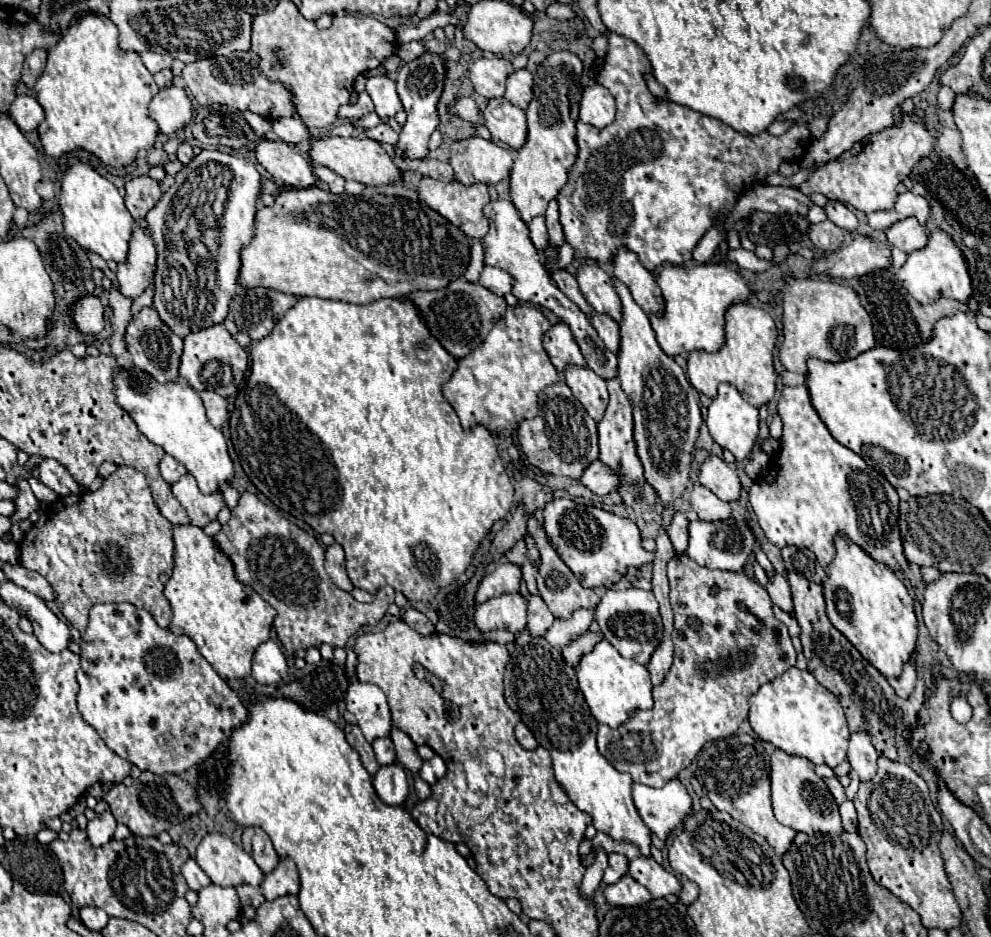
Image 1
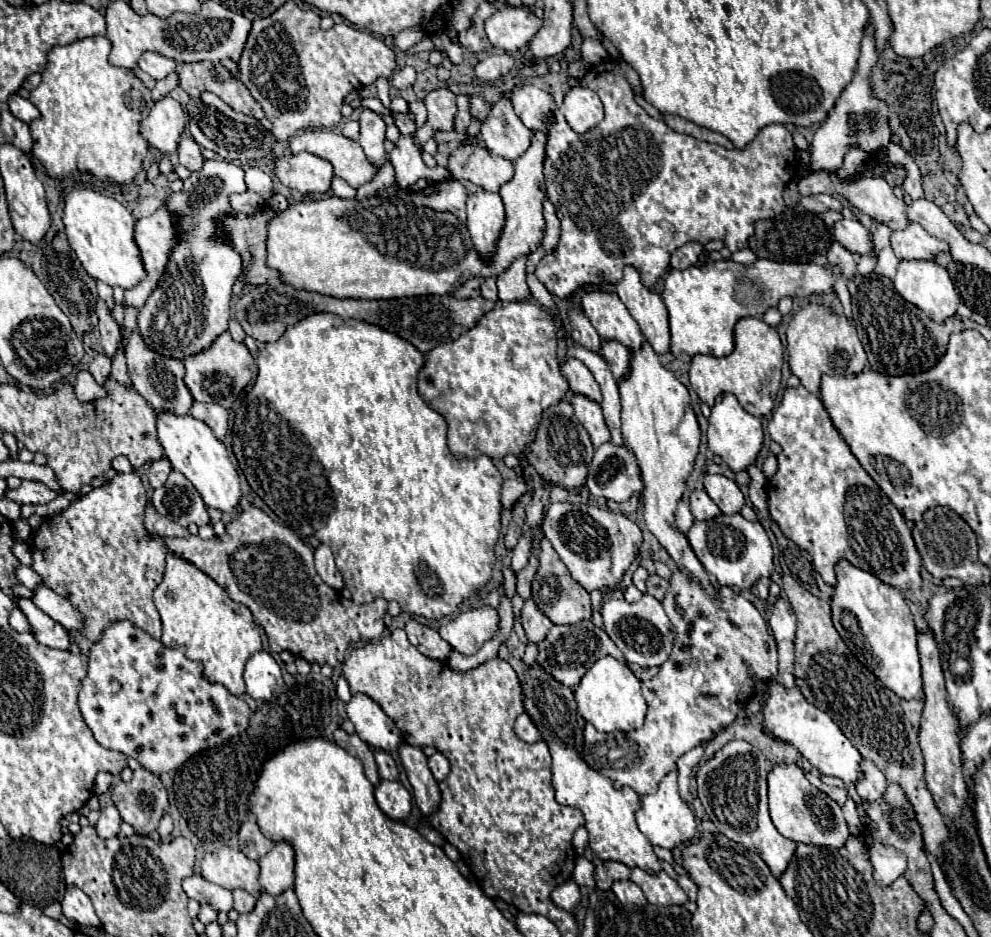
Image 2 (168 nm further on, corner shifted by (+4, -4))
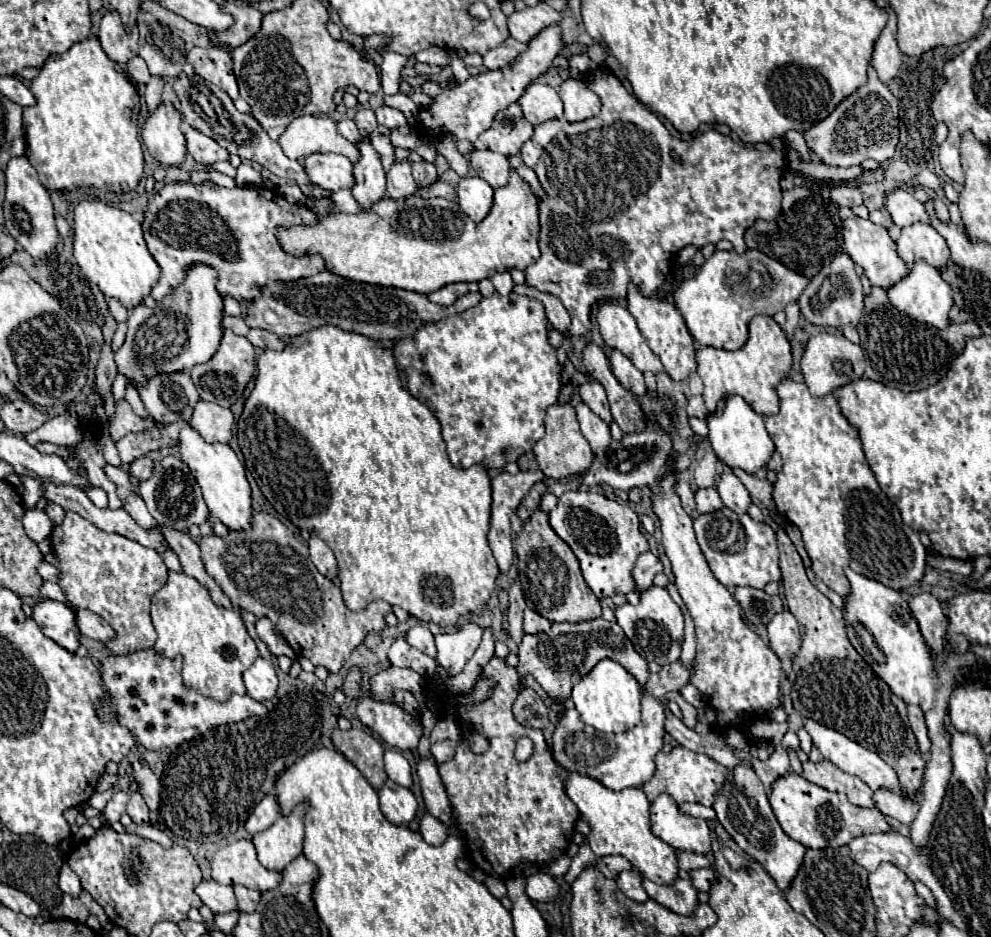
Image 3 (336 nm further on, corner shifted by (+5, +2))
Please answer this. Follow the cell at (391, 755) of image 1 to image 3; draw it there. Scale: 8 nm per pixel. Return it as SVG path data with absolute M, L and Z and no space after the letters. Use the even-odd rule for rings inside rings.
M387 749L385 751L385 771L389 775L391 781L395 781L401 787L411 787L413 779L411 779L411 765L409 761L403 757L401 751L393 751Z

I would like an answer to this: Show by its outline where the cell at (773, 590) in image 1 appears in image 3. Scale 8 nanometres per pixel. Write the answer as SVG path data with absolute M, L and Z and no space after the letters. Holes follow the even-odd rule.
M785 609L783 613L777 613L767 625L767 631L769 631L769 645L781 661L793 659L799 653L801 633L791 611Z

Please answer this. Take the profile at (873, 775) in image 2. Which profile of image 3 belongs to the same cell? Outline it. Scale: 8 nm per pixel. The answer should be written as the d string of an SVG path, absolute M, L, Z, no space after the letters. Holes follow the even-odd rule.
M887 789L875 791L873 793L873 801L875 801L875 807L883 815L893 817L893 819L897 819L903 825L909 825L915 819L917 811L919 811L919 805L915 805L913 801L901 797L901 795L893 793L893 791L887 791Z

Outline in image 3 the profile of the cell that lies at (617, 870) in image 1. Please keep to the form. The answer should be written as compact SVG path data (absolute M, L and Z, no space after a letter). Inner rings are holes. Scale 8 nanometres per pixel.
M607 855L607 857L601 857L599 863L597 863L599 871L607 877L607 879L615 879L621 871L625 869L631 869L631 863L621 857L621 855Z

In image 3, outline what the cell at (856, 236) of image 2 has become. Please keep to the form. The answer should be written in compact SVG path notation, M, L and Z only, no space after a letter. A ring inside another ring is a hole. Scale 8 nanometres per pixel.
M853 217L853 219L845 219L843 221L843 237L845 237L845 249L847 255L865 271L865 277L869 279L871 287L881 287L881 289L889 289L891 285L895 285L897 281L901 281L903 277L907 277L907 265L905 261L897 255L897 245L895 241L889 237L889 231L881 225L871 223L869 219L861 219L861 217Z

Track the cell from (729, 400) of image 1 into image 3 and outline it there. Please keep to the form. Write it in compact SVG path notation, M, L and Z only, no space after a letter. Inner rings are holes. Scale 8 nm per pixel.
M731 395L727 399L723 399L719 403L719 409L707 417L707 425L709 425L709 441L711 447L717 455L717 459L725 465L729 465L731 469L743 469L747 473L757 473L761 467L765 467L775 451L775 445L765 429L763 423L763 415L755 413L743 397L739 395Z

